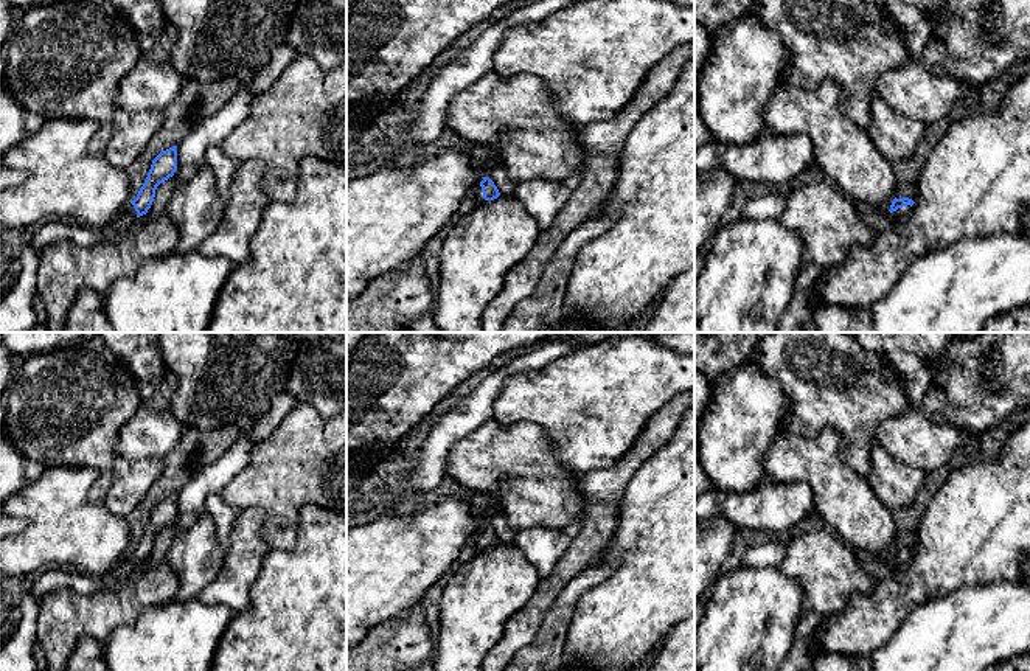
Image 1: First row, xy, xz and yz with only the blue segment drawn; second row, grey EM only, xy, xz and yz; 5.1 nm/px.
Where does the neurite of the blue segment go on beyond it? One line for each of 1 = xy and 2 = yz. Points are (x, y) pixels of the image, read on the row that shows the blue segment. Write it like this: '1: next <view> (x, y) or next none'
1: next xy (52, 232)
2: next yz (900, 213)

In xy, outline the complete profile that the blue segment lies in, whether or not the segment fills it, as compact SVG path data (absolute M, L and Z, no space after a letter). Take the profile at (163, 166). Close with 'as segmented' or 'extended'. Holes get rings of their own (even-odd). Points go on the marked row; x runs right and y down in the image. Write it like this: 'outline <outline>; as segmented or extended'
outline M177 146L162 151L151 165L148 177L140 188L137 197L127 203L127 207L101 228L90 225L64 222L64 221L47 221L39 225L37 231L31 238L31 245L37 252L39 258L47 245L62 241L71 241L76 245L89 247L104 241L113 241L120 235L129 231L134 222L148 213L151 208L155 189L160 183L168 180L177 171Z; extended

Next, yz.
outline M909 197L893 199L889 211L892 213L895 225L898 225L906 217L913 203L915 202Z; extended

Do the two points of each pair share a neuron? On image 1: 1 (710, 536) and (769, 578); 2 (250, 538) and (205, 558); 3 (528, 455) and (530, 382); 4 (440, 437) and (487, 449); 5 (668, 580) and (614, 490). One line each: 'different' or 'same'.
1: different
2: different
3: different
4: different
5: different

